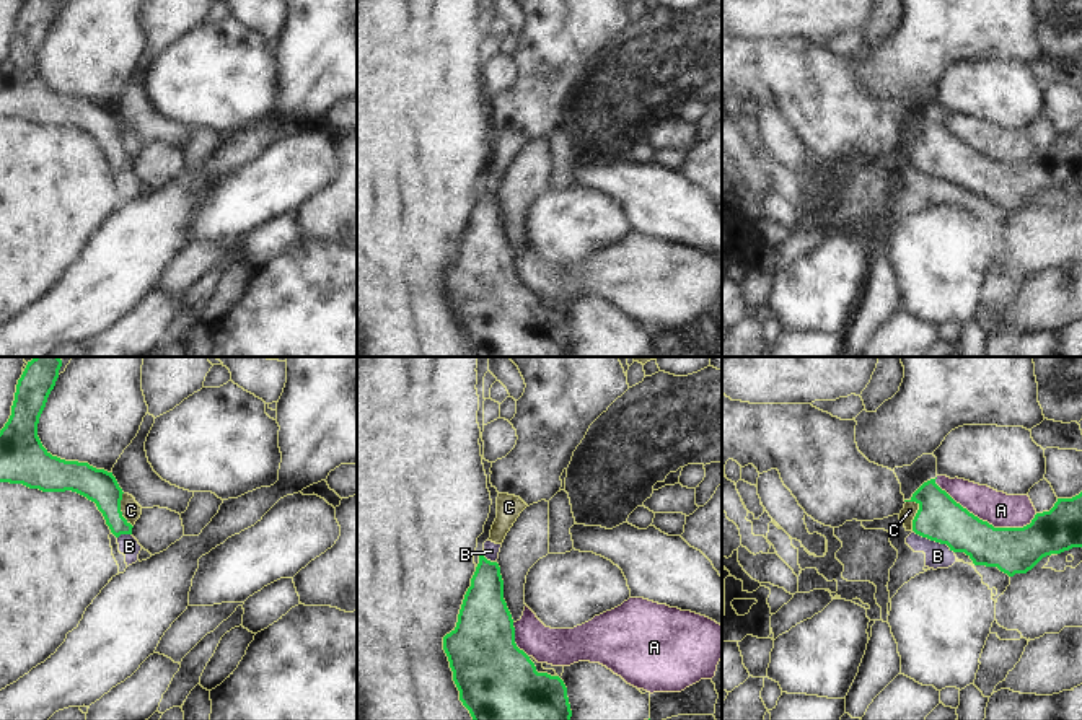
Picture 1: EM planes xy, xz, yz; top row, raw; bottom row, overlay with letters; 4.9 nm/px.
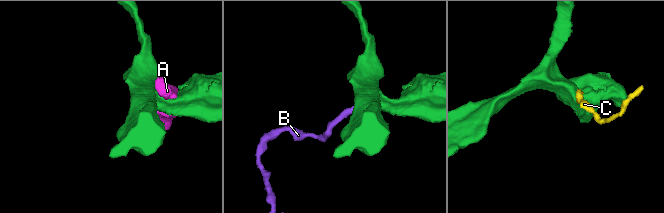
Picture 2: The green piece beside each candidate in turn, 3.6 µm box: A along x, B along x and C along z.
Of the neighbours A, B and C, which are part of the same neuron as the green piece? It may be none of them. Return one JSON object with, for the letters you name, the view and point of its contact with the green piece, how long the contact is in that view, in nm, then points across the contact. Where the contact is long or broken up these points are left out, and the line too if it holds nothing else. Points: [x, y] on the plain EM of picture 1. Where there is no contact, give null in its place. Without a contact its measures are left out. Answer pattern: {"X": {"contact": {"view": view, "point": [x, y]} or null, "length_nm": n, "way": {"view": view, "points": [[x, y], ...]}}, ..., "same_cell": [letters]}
{"same_cell": []}

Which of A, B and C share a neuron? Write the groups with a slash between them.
A / B / C

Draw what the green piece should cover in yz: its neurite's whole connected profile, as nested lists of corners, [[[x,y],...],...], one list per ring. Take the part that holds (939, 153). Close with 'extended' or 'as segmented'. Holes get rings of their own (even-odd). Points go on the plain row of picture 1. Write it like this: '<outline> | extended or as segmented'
[[[935,114],[924,117],[904,137],[919,140],[913,155],[916,169],[947,179],[953,187],[965,187],[974,200],[997,202],[1009,212],[1027,209],[1046,191],[1082,182],[1082,127],[1072,134],[1058,134],[1049,147],[1036,148],[1023,163],[994,163],[957,138],[935,119]]] | as segmented

